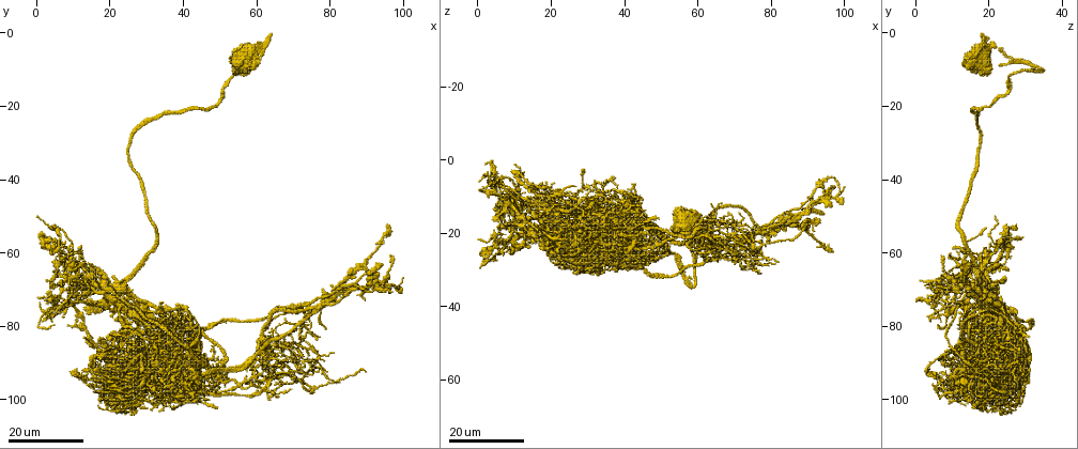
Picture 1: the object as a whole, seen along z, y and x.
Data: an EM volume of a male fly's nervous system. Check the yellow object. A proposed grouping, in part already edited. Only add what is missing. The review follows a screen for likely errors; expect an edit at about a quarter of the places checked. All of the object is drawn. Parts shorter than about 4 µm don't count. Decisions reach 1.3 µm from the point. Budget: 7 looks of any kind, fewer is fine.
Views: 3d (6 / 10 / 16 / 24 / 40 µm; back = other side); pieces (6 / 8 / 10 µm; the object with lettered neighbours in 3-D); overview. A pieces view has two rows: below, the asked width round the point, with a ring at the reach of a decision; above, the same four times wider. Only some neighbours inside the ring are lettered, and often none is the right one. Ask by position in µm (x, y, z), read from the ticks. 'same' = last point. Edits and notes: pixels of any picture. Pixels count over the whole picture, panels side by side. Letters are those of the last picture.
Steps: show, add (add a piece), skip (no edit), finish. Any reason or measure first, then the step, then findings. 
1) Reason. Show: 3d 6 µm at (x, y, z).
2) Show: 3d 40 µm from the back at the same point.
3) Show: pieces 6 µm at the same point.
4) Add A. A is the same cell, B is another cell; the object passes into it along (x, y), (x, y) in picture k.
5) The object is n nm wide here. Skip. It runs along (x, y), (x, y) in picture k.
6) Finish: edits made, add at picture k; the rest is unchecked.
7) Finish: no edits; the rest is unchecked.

Branch stops here. Show: 3d 16 µm at (46.5, 100.5, 21.0).

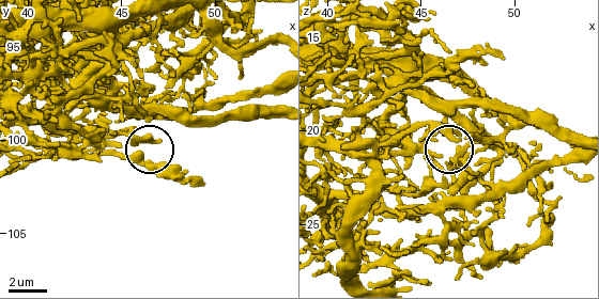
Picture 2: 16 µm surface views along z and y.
Show: pieces 6 µm at (46.9, 100.1, 20.6).

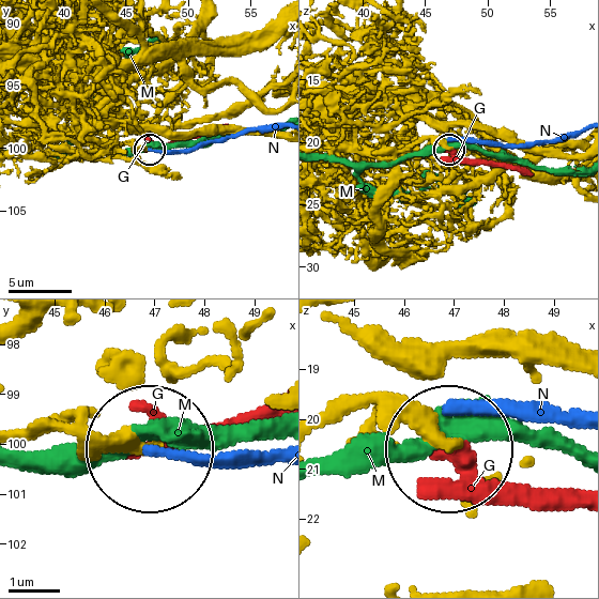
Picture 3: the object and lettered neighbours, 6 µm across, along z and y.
The object is 270 nm wide here. Skip. G, M and N are other cells; none of them fits.

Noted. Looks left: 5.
Branch stops here. Show: 3d 24 µm at (78.5, 80.5, 27.0).

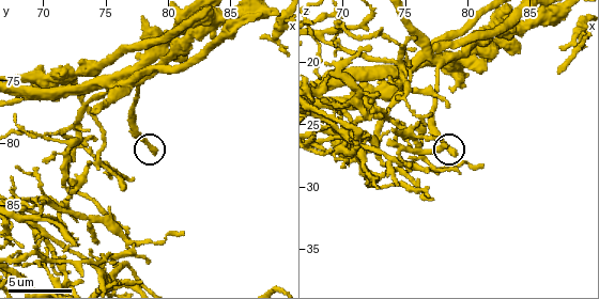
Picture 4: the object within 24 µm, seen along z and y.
Show: pieces 8 µm at (78.8, 80.8, 27.2).

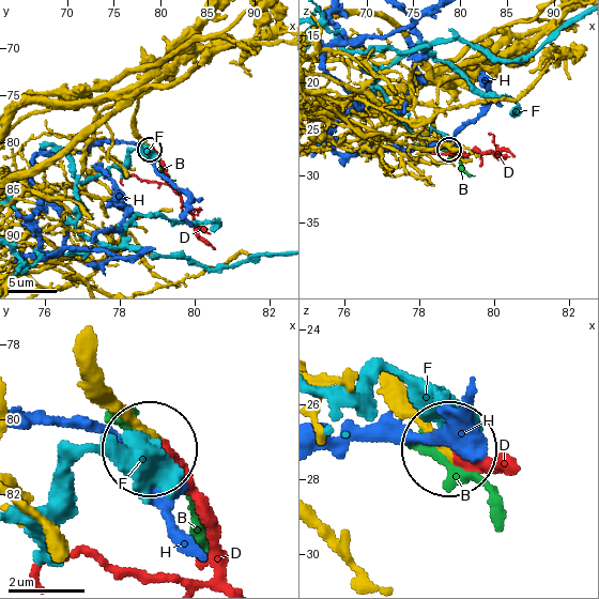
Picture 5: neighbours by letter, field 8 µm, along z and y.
Add D. D is the same cell, B, F and H are other cells; the object passes into it along (135, 123), (136, 135), (160, 164), (194, 228), (214, 249) in picture 5; it goes on there.

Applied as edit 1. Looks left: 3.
Redraw. Show: overview.

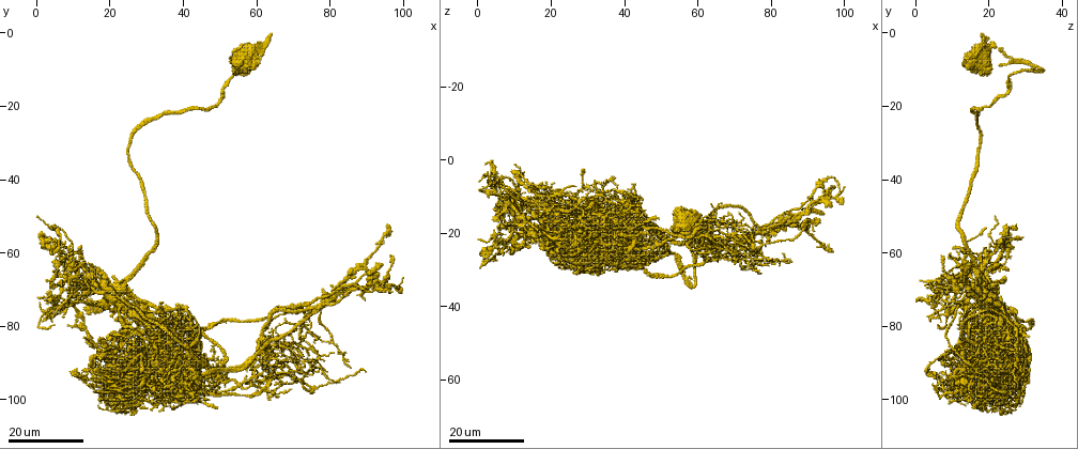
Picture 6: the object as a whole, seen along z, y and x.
Branch stops here. Show: 3d 24 µm at (75.0, 88.0, 29.0).

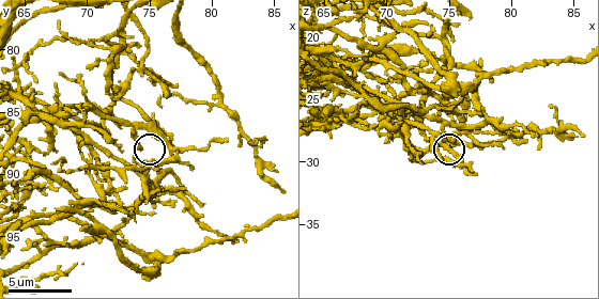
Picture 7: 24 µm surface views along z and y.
Show: pieces 6 µm at (74.2, 88.0, 29.8).

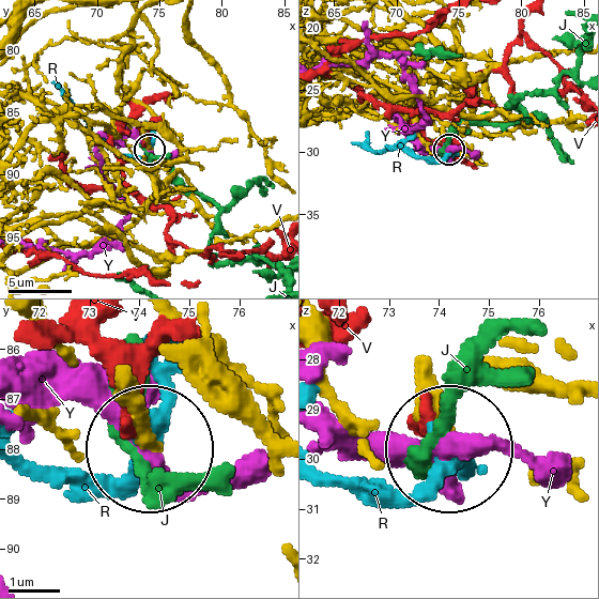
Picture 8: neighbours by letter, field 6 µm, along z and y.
Skip. J, R, V and Y are other cells; it runs along (113, 382), (147, 442) in picture 8; no lettered piece goes on from it.

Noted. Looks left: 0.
Finish: edits made, add at picture 5; the rest is unchecked.

